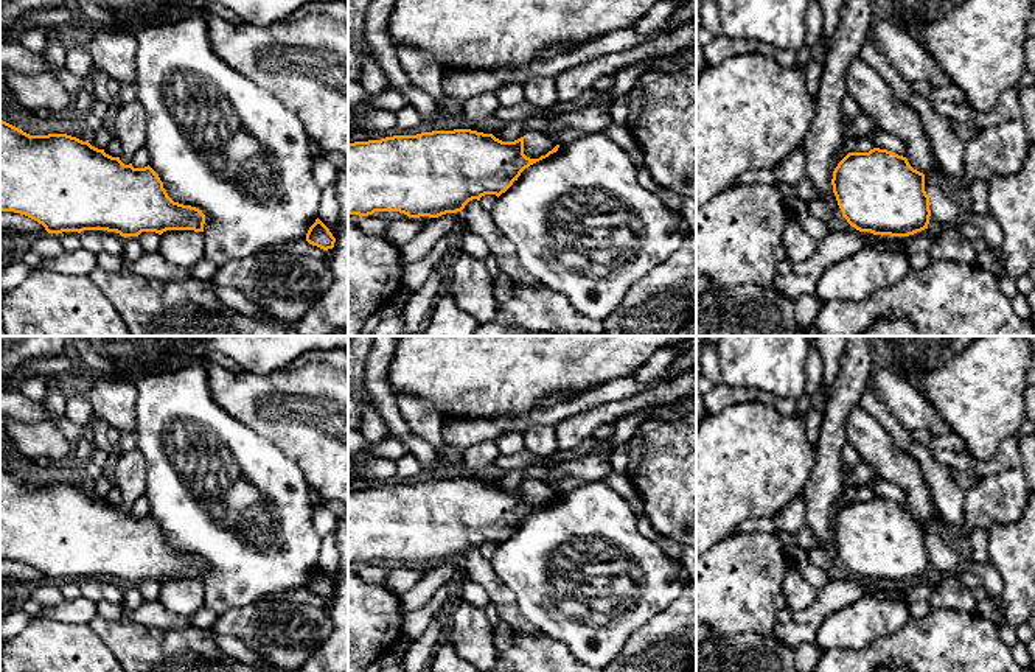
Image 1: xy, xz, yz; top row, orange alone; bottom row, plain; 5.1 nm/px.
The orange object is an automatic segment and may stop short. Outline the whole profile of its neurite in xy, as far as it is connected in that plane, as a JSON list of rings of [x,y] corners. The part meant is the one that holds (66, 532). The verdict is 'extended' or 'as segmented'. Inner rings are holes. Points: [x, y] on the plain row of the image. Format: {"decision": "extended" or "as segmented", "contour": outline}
{"decision": "as segmented", "contour": [[[0,467],[0,558],[25,563],[48,582],[107,579],[121,585],[204,580],[202,558],[174,551],[148,513],[134,516],[67,482],[30,484]]]}

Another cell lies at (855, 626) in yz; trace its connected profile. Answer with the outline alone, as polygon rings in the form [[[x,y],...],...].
[[[866,596],[830,614],[821,624],[814,642],[822,652],[862,650],[875,639],[894,635],[909,619],[908,605]]]

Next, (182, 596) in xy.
[[[166,579],[160,583],[159,600],[179,616],[193,616],[205,607],[205,585],[194,579]]]

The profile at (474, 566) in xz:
[[[472,548],[465,554],[462,558],[462,574],[486,591],[491,604],[496,605],[502,622],[519,633],[539,633],[539,630],[521,613],[516,596],[497,577],[491,562],[483,558],[480,549]]]

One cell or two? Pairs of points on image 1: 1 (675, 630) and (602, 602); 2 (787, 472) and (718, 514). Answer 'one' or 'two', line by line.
1: two
2: one

